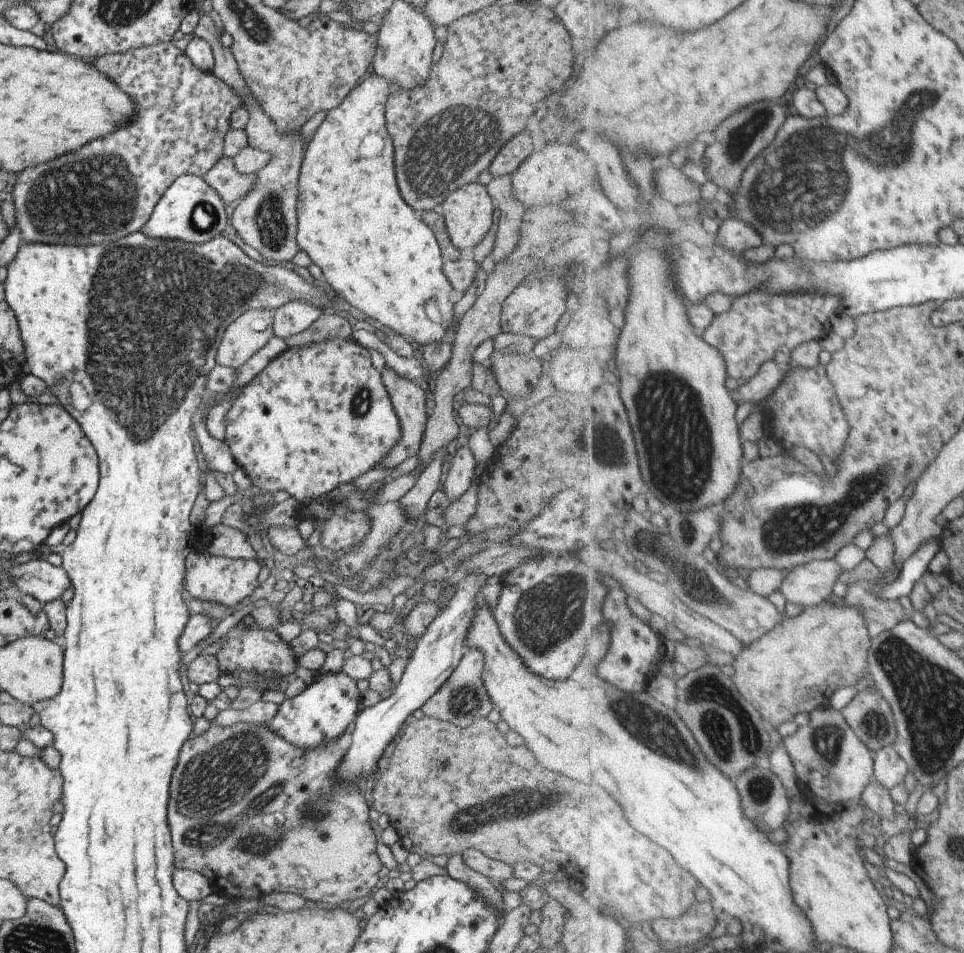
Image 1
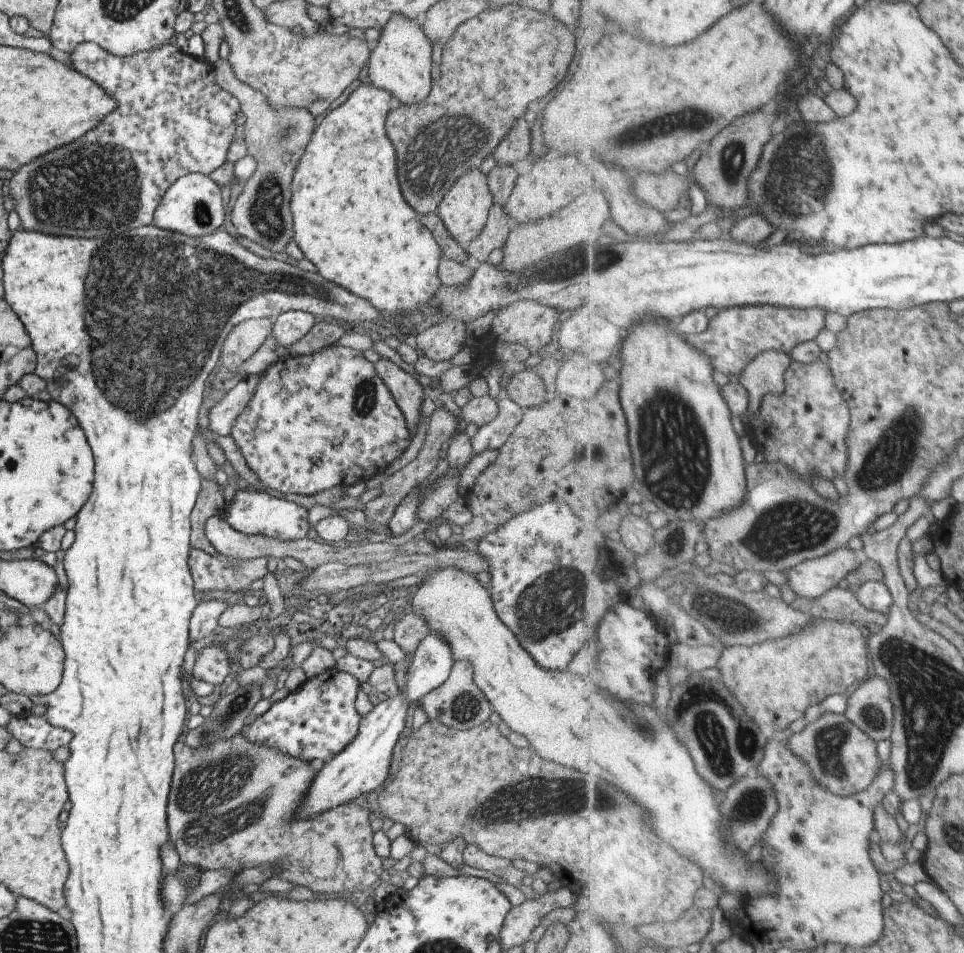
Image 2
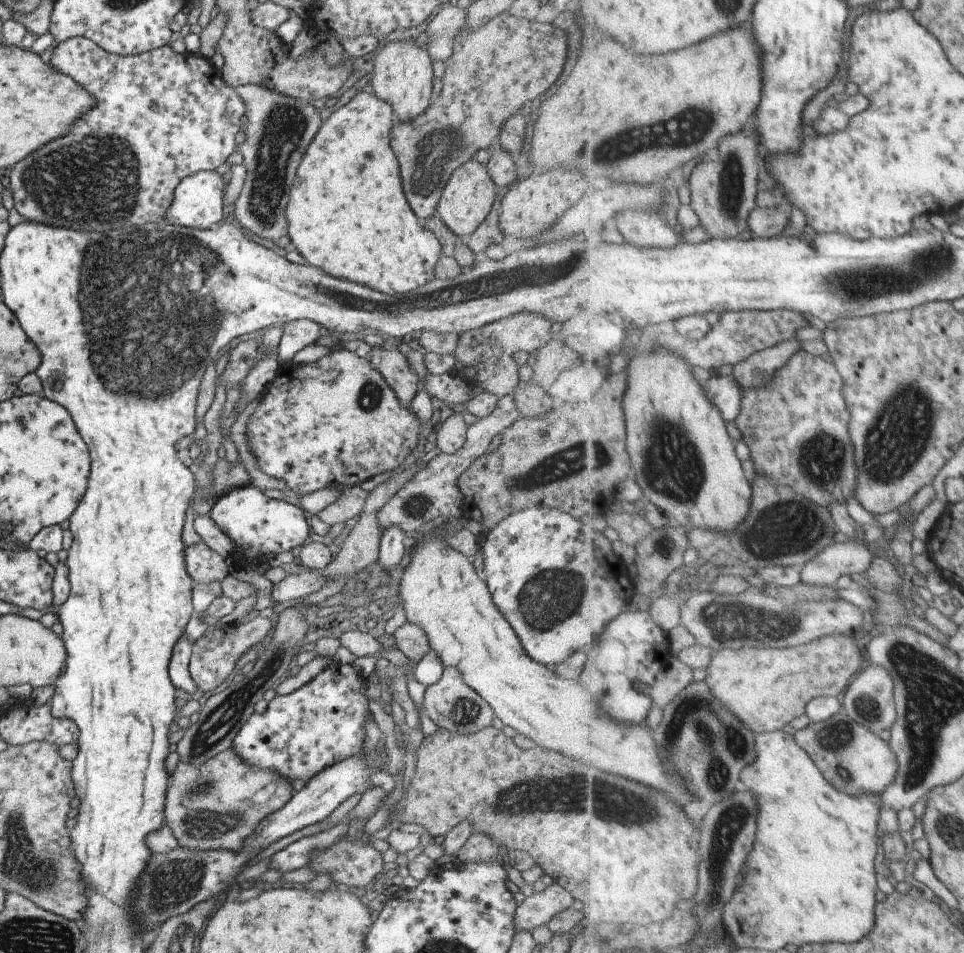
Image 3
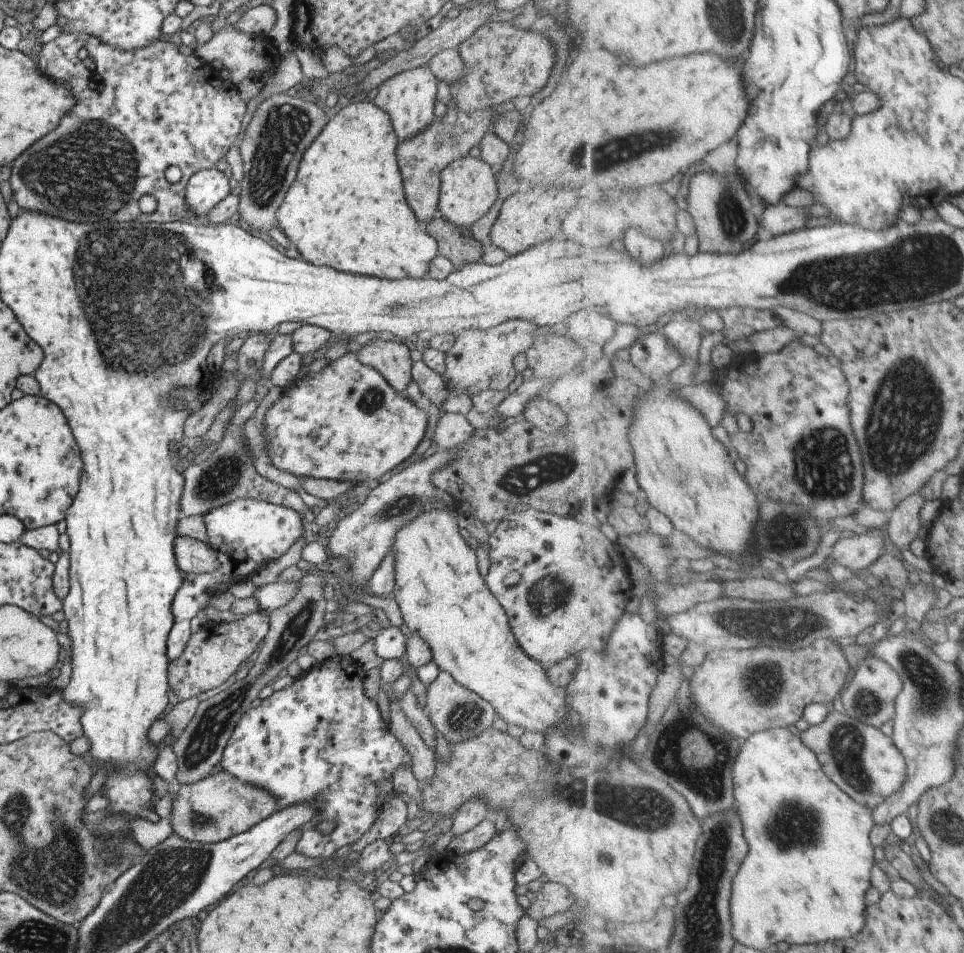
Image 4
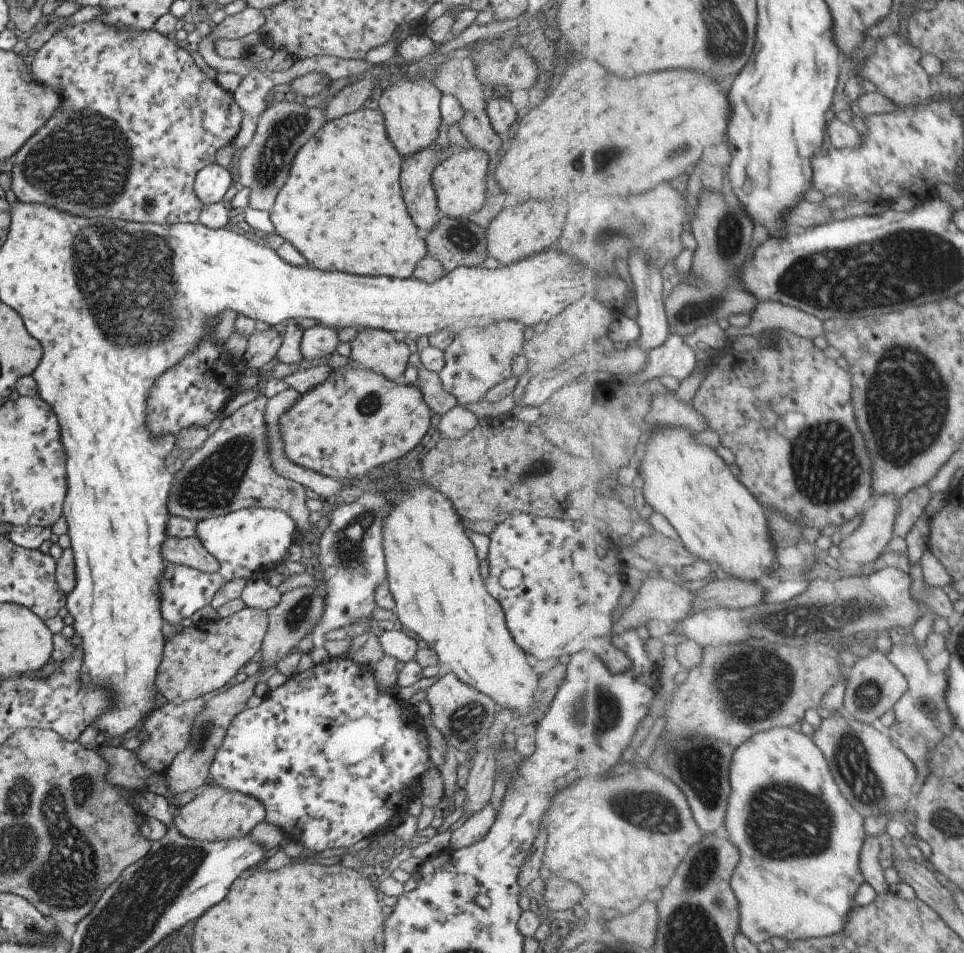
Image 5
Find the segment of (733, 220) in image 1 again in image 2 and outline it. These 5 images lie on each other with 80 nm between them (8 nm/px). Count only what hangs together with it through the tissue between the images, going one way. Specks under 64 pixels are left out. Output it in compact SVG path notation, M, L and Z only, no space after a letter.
M752 212L748 217L735 220L729 230L729 235L733 240L757 246L775 232L775 226L761 214Z

